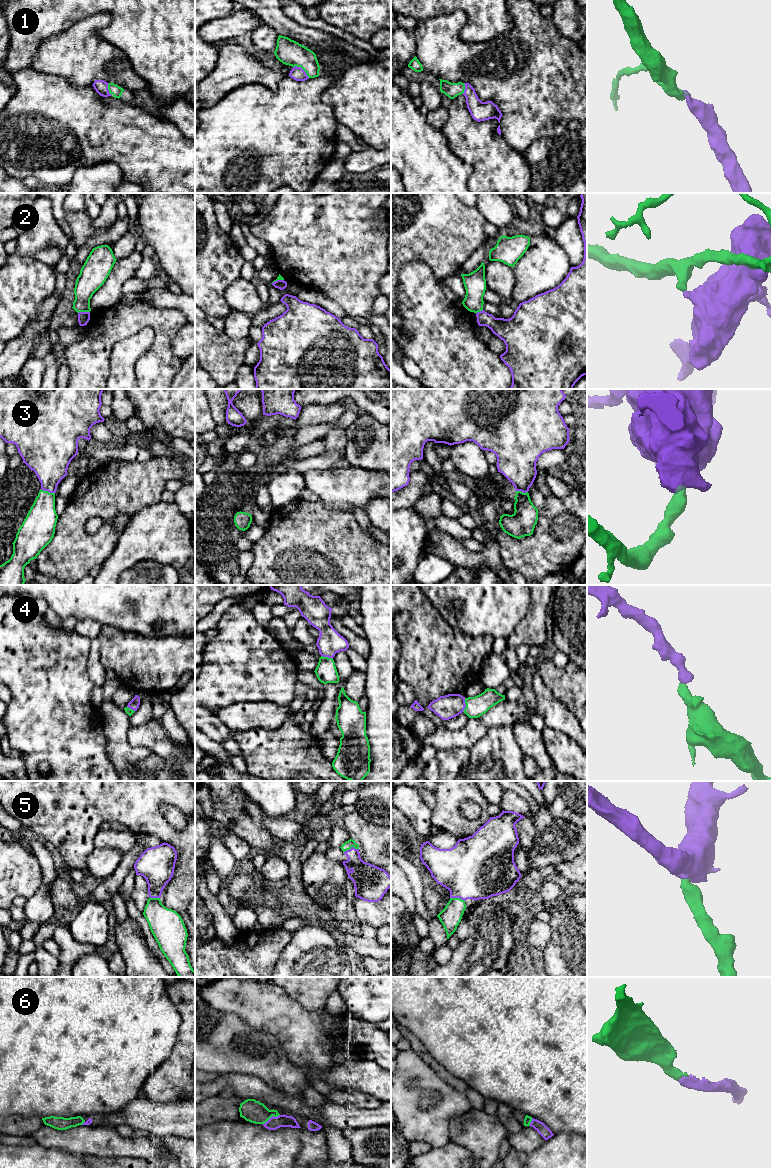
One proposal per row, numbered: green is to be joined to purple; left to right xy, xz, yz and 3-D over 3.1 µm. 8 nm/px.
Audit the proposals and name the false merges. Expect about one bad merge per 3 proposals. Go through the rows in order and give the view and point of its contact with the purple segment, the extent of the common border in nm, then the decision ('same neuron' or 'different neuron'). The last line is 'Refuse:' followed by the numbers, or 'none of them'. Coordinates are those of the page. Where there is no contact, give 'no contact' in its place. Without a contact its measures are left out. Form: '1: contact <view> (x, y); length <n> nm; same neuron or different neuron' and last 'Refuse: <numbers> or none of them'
1: contact xz (302, 69); length 160 nm; same neuron
2: contact xy (83, 312); length 100 nm; different neuron
3: contact xy (48, 491); length 110 nm; same neuron
4: contact yz (465, 705); length 110 nm; same neuron
5: contact xz (351, 847); length 120 nm; same neuron
6: contact xz (272, 1116); length 160 nm; same neuron
Refuse: 2

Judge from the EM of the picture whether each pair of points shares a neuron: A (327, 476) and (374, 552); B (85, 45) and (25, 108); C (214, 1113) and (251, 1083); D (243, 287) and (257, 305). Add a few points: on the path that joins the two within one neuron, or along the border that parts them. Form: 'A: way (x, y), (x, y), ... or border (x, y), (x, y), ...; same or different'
A: border (326, 505), (332, 509), (346, 510), (352, 513); different
B: border (33, 69), (43, 73), (60, 75), (76, 88); different
C: border (234, 1095), (245, 1099); different
D: way (243, 291), (253, 301); same

